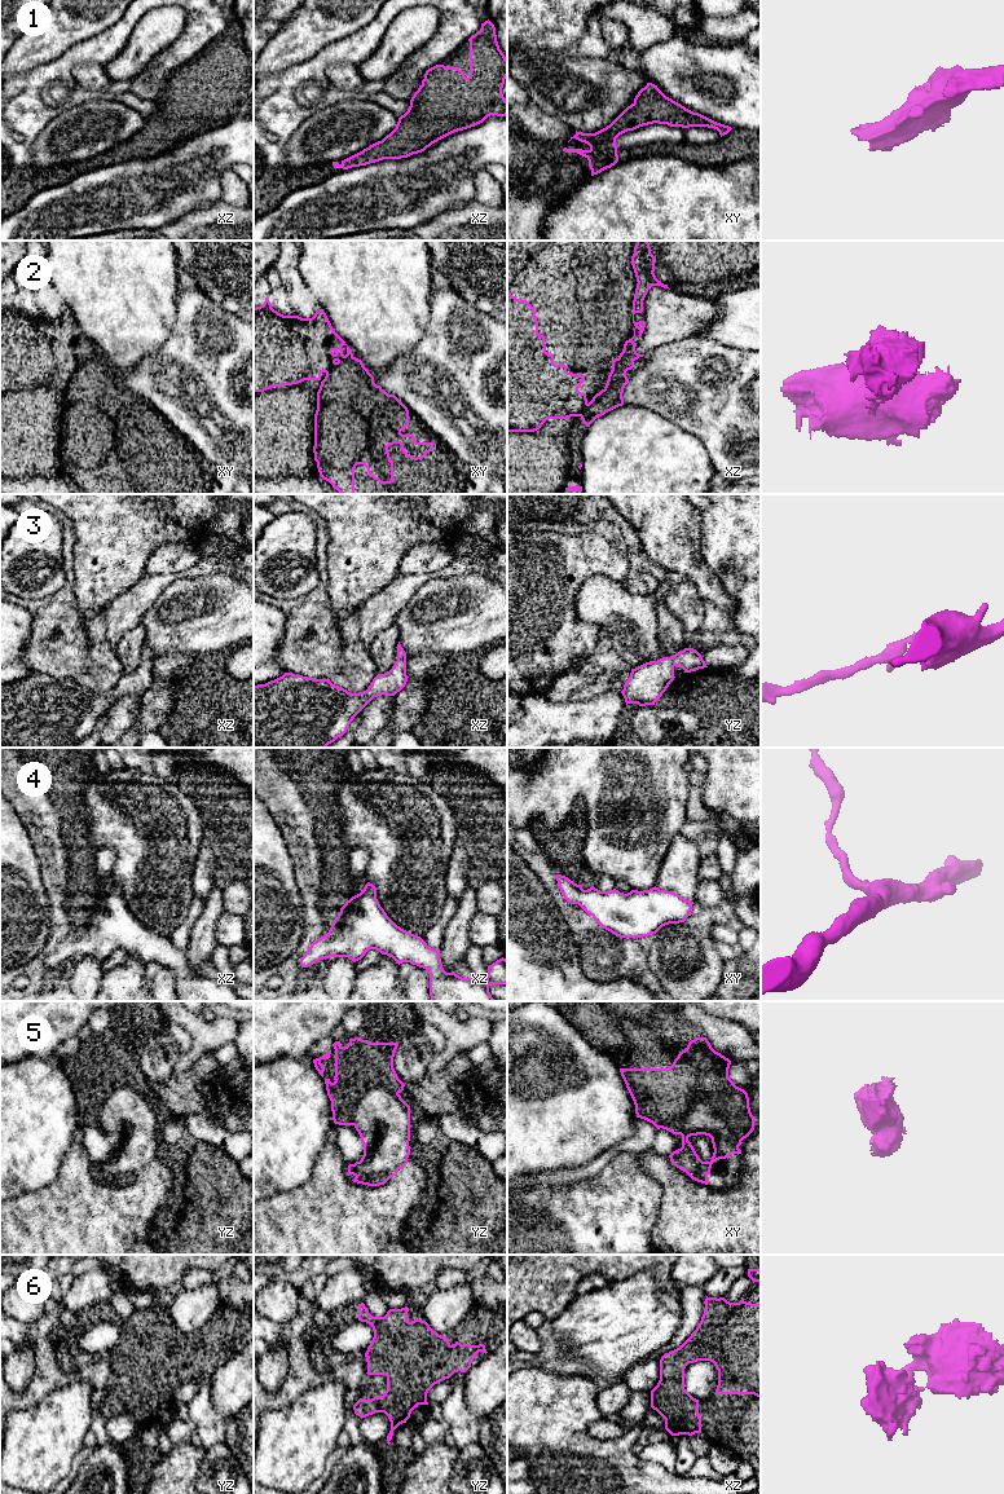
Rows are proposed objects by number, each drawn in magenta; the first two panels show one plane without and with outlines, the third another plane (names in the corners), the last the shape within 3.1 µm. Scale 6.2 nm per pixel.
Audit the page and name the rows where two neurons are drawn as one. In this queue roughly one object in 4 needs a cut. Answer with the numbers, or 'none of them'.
2

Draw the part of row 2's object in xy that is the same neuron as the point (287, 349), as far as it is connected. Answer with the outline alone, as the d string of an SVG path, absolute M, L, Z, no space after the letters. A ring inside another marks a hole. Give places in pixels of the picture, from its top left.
M268 296L263 305L254 308L254 392L321 380L321 374L345 356L353 356L352 349L334 331L323 309L312 318L283 316L272 308Z

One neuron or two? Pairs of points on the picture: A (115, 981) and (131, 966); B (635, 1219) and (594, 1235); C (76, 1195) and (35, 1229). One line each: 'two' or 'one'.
A: one
B: one
C: one

